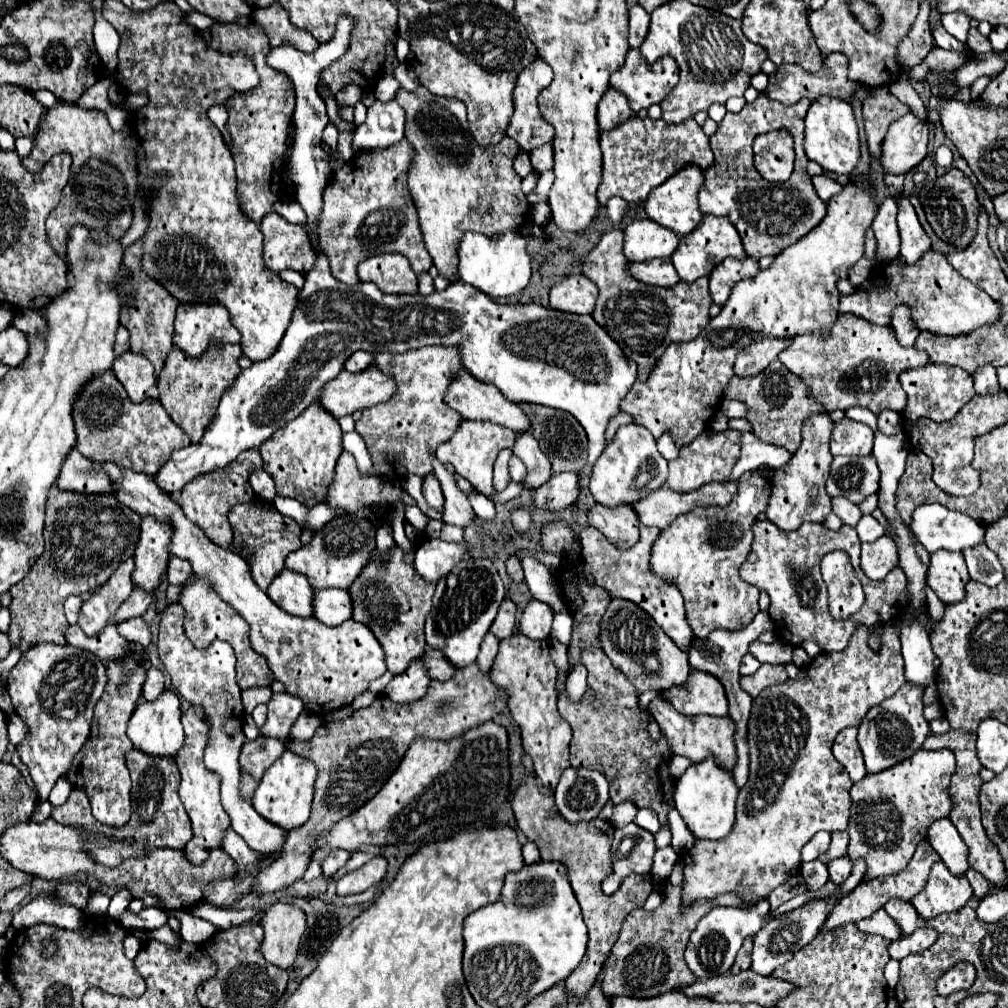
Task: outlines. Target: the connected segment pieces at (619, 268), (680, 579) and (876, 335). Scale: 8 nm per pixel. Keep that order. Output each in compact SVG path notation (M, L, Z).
M622 230L606 232L586 258L582 272L600 292L592 318L620 344L624 354L638 364L638 380L646 380L670 342L692 340L704 326L708 326L712 296L708 278L700 278L692 284L680 282L674 288L656 288L632 280L632 276L628 276L628 260L622 252L622 238Z
M760 470L746 472L738 478L738 490L732 498L732 502L724 508L694 508L688 514L680 514L668 528L664 528L654 542L652 548L652 568L658 576L674 582L682 596L684 596L684 606L686 606L686 618L690 620L692 632L698 638L708 636L708 632L716 628L728 628L728 630L742 630L746 628L754 616L758 614L758 596L760 592L746 584L740 576L738 570L742 562L746 560L752 544L752 524L756 522L756 516L764 512L770 496L770 480L760 474Z
M840 314L836 318L826 336L820 336L818 332L796 336L792 346L786 348L778 360L808 384L810 392L820 400L820 404L824 404L826 412L862 406L876 416L882 410L904 410L906 394L898 382L900 372L930 362L924 352L900 346L896 342L896 336L892 336L892 326L880 328L876 324L860 320L858 316L846 314Z

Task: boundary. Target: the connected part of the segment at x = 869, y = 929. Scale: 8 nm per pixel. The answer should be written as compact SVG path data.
M882 908L876 910L868 920L858 920L856 926L864 934L878 934L878 936L884 936L888 940L900 938L900 928L896 928L896 922L890 916L886 916L886 912Z

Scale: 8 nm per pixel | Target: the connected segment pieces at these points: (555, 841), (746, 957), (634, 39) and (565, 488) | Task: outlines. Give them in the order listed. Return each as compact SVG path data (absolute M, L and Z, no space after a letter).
M526 776L520 782L520 786L514 790L512 810L516 816L518 830L524 834L526 840L530 840L538 846L542 862L560 862L566 866L570 886L582 906L584 924L588 926L588 948L586 948L586 956L582 958L578 968L574 968L574 972L564 982L566 982L568 994L584 996L584 992L588 992L588 986L592 986L594 980L598 978L606 956L610 954L614 942L618 940L618 932L620 932L624 918L632 910L642 908L646 898L652 894L652 888L654 888L652 878L650 878L650 874L646 874L646 876L632 874L622 882L618 892L614 892L612 896L606 896L600 888L600 882L612 870L612 856L610 856L610 844L612 844L612 834L614 834L612 824L604 822L600 818L590 824L586 824L586 822L574 824L574 826L568 824L560 816L560 812L556 812L554 800L540 792L538 780L534 776Z
M748 936L744 940L744 944L742 944L742 948L740 948L740 952L738 952L736 960L734 960L734 964L732 964L732 970L730 970L732 974L740 974L740 972L744 972L744 970L750 968L750 952L752 952L752 938Z
M638 4L630 8L630 22L628 22L628 44L630 48L640 48L640 44L646 38L650 24L650 14L644 12Z
M564 472L560 476L552 476L544 486L534 490L534 504L542 510L560 512L570 508L576 502L578 494L578 476Z

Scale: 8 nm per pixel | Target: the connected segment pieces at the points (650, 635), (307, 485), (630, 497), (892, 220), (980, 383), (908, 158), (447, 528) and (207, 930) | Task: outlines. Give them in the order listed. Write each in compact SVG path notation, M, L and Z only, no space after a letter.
M612 600L606 614L602 616L602 650L612 660L614 668L618 668L642 694L646 690L662 692L672 686L684 684L690 672L688 656L680 650L664 632L662 628L634 602L628 600Z
M318 402L308 406L296 420L288 422L284 428L276 430L258 450L262 456L264 470L274 478L276 492L280 496L290 496L312 508L328 498L328 486L334 480L334 466L342 454L342 430L338 422L320 408Z
M636 424L620 426L616 432L616 438L602 456L596 460L588 490L592 492L594 500L604 506L620 506L620 504L632 504L640 500L640 496L646 496L648 492L654 492L660 488L668 478L668 462L660 456L656 450L654 436Z
M896 196L886 198L872 222L872 232L876 238L876 258L880 262L892 260L900 248L900 236L896 232Z
M988 366L988 368L982 368L980 372L976 372L974 388L976 388L976 394L980 394L980 396L988 396L988 394L1000 392L996 370L992 366Z
M906 114L896 120L882 144L882 166L892 174L906 174L914 166L918 166L928 148L928 122L916 118L914 114Z
M444 524L444 526L442 526L442 532L440 532L440 540L450 540L450 542L456 542L456 540L462 540L462 534L464 534L464 530L462 530L460 526Z
M164 910L164 912L168 916L174 916L180 922L180 926L182 926L182 940L186 940L186 942L202 944L204 940L208 940L216 932L216 928L210 922L194 918L186 910Z

